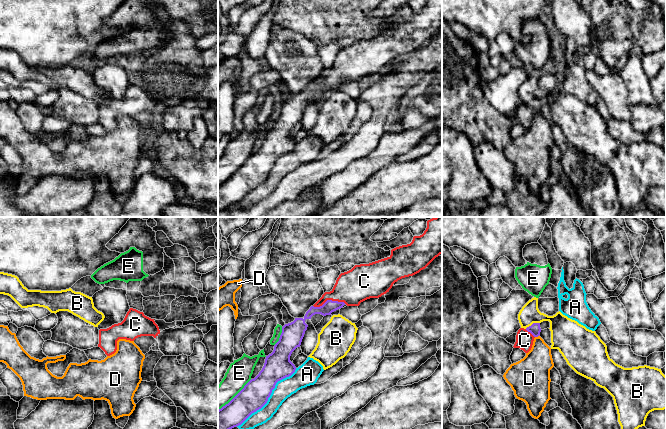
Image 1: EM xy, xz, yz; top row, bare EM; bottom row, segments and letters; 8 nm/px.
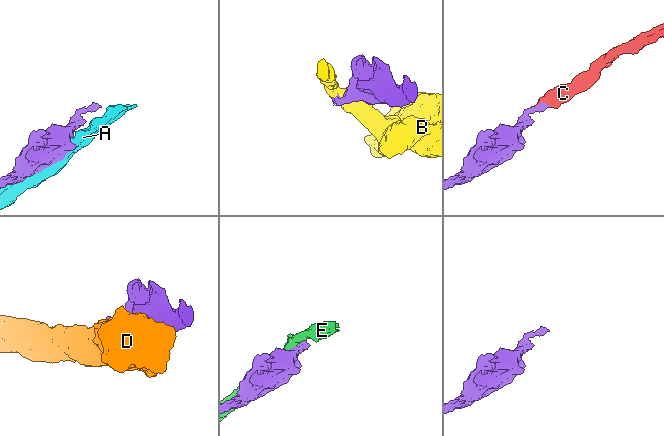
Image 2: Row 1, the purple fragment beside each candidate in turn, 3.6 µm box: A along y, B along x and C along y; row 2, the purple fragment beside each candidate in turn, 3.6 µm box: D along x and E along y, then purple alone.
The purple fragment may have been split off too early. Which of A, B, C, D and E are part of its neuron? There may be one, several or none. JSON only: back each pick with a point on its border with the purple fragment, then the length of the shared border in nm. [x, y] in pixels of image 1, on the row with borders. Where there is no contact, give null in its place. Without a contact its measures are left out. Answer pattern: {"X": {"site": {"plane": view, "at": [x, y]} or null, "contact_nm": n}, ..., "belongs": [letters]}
{"C": {"site": {"plane": "xz", "at": [329, 300]}, "contact_nm": 260}, "belongs": ["C"]}

